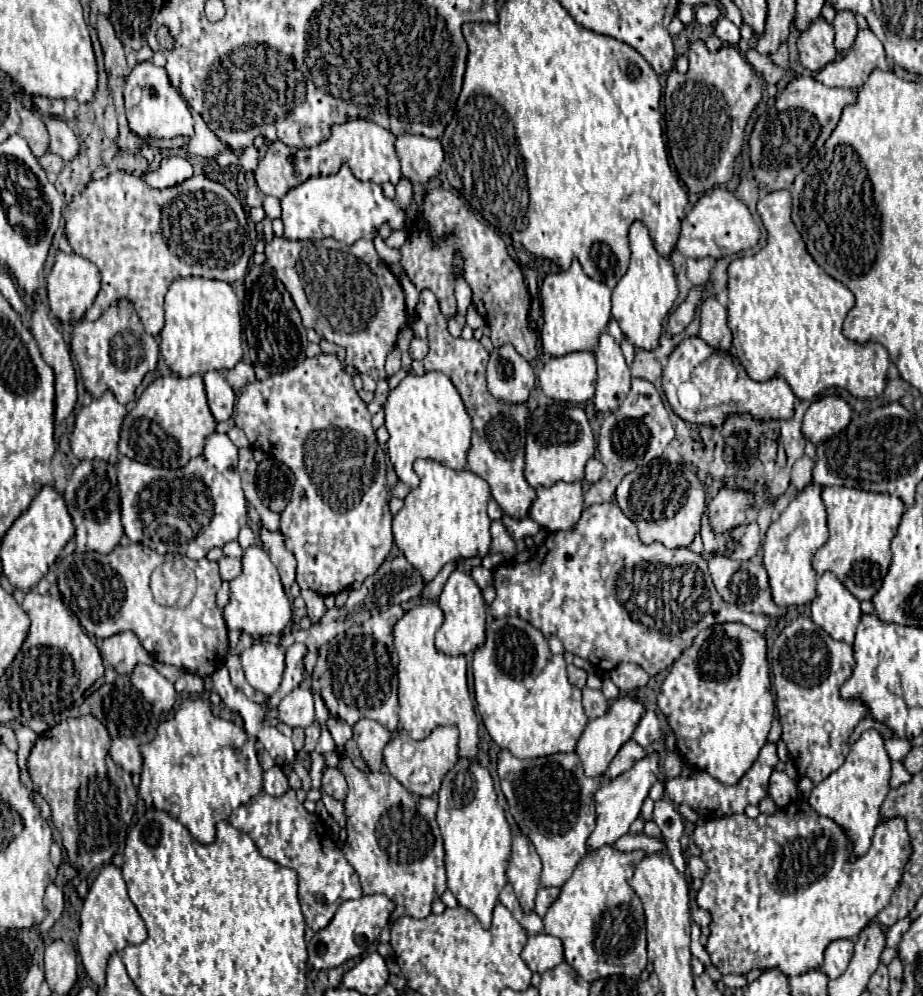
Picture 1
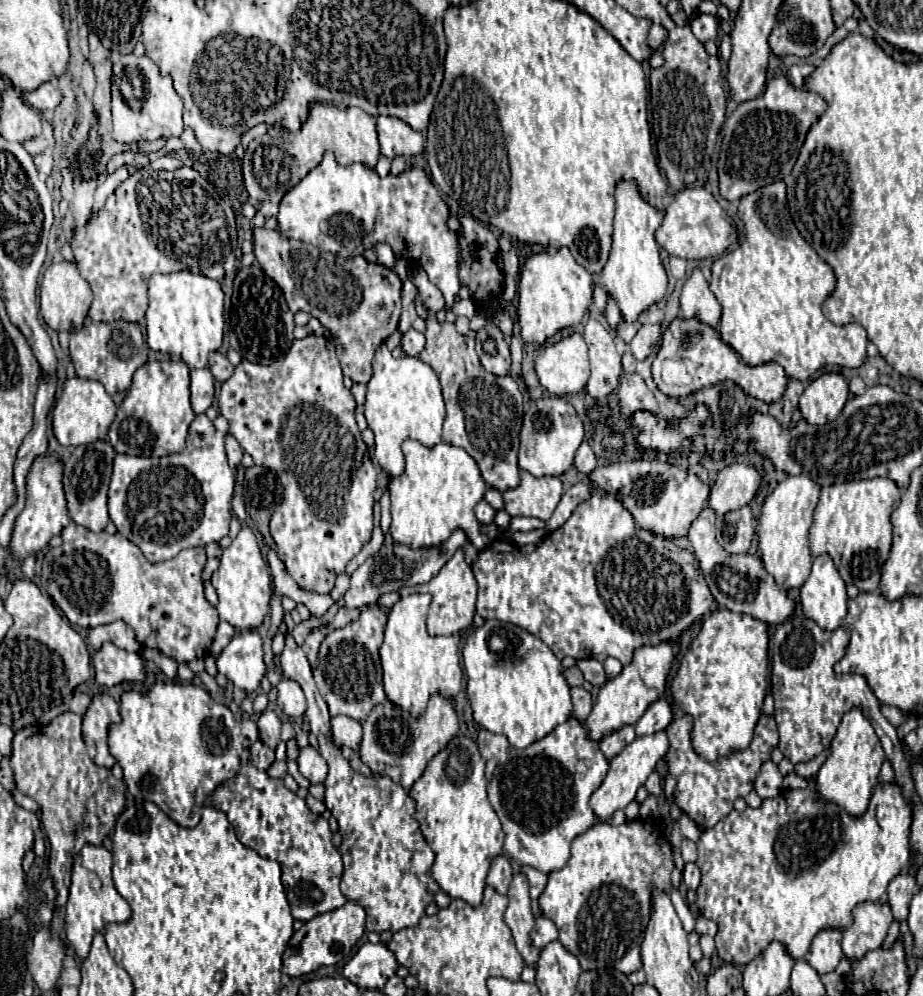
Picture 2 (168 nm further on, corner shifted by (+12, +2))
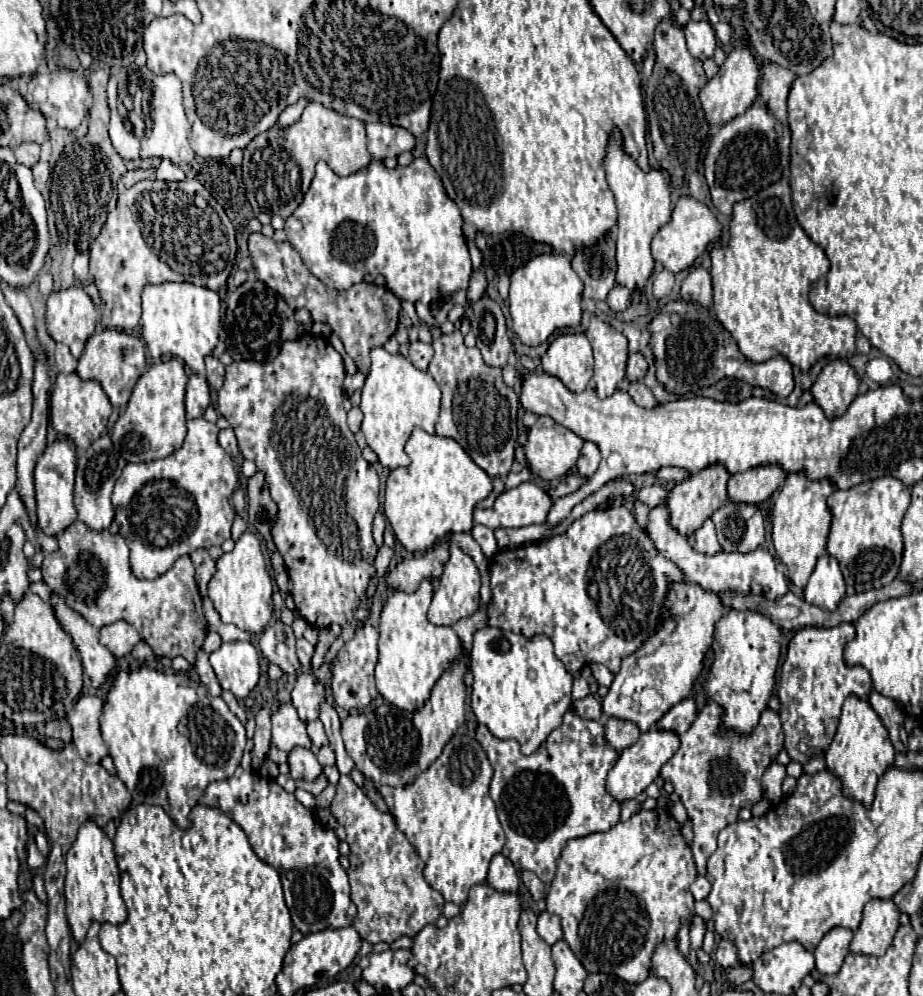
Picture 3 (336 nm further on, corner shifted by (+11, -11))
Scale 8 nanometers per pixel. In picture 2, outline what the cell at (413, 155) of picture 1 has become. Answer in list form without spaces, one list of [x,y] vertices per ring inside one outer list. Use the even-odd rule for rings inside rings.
[[[376,116],[380,152],[388,158],[416,156],[424,152],[424,136],[394,116]]]

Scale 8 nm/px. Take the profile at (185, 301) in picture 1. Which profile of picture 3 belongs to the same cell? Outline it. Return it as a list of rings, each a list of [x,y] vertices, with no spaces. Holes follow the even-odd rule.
[[[161,283],[161,285],[147,285],[143,289],[143,339],[151,353],[151,357],[177,357],[187,363],[187,367],[205,377],[205,363],[203,359],[213,353],[217,345],[217,335],[221,329],[221,301],[219,295],[207,287],[197,287],[193,283]]]

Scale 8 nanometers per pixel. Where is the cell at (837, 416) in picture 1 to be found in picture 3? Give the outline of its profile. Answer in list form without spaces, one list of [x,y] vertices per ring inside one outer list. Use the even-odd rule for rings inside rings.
[[[835,359],[823,367],[811,387],[815,403],[825,411],[827,419],[841,417],[857,397],[859,379],[847,361]]]

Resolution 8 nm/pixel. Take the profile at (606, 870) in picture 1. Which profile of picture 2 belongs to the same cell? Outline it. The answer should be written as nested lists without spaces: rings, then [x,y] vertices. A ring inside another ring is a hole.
[[[630,820],[630,822],[624,822],[620,826],[614,826],[610,822],[598,822],[590,830],[586,830],[584,834],[580,834],[580,836],[576,836],[572,840],[572,856],[570,856],[568,864],[562,870],[556,870],[556,872],[550,874],[548,884],[546,884],[546,890],[540,896],[540,908],[542,908],[544,914],[548,914],[548,918],[552,918],[556,922],[556,926],[560,930],[560,942],[564,944],[564,948],[568,952],[572,952],[574,956],[578,956],[582,970],[600,970],[604,966],[612,966],[612,968],[616,968],[616,970],[620,970],[624,974],[630,974],[630,972],[636,972],[636,970],[642,968],[640,944],[644,940],[644,932],[646,932],[646,926],[648,926],[648,920],[650,920],[650,912],[652,912],[652,888],[658,888],[658,890],[666,892],[666,894],[670,894],[670,874],[672,874],[672,870],[674,870],[672,846],[664,838],[662,828],[658,828],[654,822]]]

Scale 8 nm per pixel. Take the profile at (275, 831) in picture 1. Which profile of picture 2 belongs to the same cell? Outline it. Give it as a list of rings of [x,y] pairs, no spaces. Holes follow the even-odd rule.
[[[246,760],[236,776],[222,782],[210,794],[210,804],[228,814],[244,846],[282,866],[282,884],[296,920],[306,922],[346,904],[346,896],[340,892],[342,858],[332,844],[328,820],[310,812],[306,800],[290,792],[282,784],[282,778],[270,778]]]

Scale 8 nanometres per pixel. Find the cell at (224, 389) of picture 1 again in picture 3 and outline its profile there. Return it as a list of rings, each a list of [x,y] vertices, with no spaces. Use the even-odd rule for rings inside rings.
[[[191,375],[187,383],[187,395],[185,395],[185,407],[187,407],[187,419],[203,417],[205,409],[209,407],[209,385],[203,377]]]

